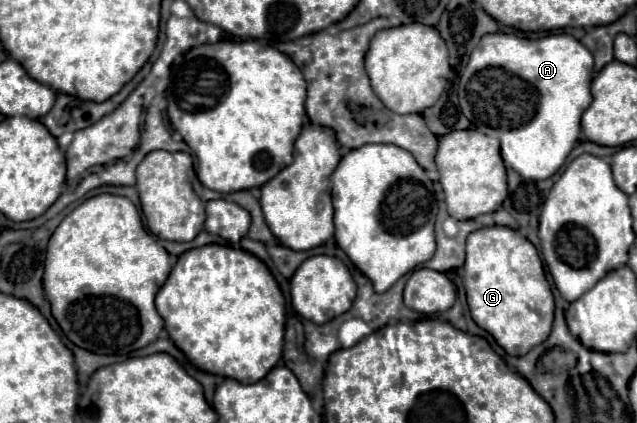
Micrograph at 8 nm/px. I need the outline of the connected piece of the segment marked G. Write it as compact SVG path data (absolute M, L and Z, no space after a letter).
M499 225L473 231L467 237L463 269L463 285L473 321L491 333L507 355L527 355L549 337L553 323L553 293L537 249L519 231Z

